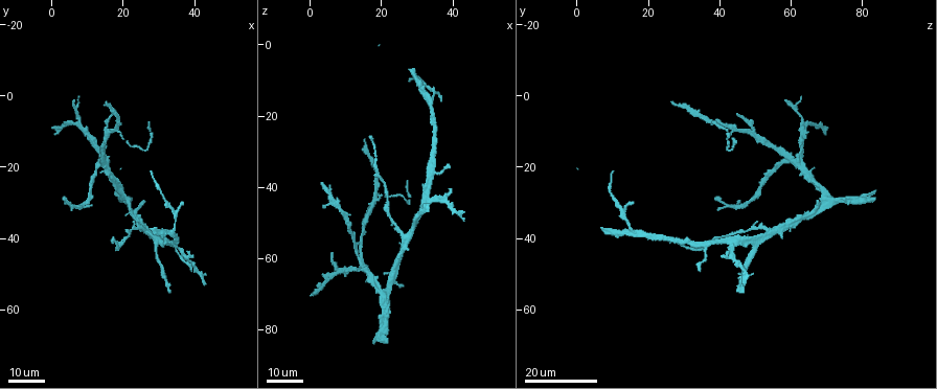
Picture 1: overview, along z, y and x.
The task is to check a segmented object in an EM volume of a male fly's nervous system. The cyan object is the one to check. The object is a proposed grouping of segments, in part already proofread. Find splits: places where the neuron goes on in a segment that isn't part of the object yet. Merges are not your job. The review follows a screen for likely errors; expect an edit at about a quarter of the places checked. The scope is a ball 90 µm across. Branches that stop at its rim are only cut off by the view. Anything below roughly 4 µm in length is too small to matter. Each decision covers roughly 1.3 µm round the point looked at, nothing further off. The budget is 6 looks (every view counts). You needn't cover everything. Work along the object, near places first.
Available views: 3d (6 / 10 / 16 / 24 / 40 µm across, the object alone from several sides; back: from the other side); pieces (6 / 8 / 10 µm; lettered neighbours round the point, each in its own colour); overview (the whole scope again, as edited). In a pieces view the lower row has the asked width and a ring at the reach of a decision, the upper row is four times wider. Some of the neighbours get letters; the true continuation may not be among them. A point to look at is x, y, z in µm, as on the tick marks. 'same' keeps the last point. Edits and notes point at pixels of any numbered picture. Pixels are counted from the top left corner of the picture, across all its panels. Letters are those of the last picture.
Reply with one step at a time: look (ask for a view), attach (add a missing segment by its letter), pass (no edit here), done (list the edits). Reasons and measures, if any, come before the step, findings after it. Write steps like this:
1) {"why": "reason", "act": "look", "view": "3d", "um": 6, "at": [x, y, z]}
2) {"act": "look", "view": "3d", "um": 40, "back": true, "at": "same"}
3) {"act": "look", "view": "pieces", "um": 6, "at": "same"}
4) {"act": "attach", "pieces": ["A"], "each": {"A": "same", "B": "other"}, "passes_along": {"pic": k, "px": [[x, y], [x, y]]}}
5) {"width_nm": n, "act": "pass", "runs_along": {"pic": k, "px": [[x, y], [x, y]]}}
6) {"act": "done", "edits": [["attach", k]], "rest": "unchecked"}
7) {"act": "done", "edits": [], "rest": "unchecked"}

{"why": "long arm stops here", "act": "look", "view": "3d", "um": 24, "at": [27.0, 7.0, 38.5]}

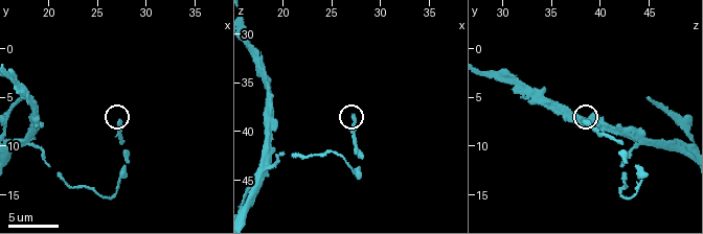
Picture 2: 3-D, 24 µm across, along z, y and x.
{"why": "see the neighbours", "act": "look", "view": "pieces", "um": 10, "at": [27.2, 7.6, 38.6]}

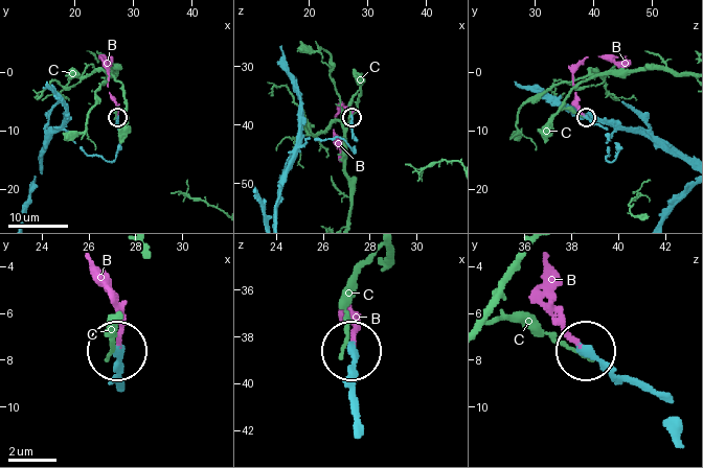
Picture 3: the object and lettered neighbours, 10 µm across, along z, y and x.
{"width_nm": 270, "act": "attach", "pieces": ["B"], "each": {"B": "same", "C": "other"}, "passes_along": {"pic": 3, "px": [[644, 392], [563, 331], [557, 278], [547, 259]]}, "found": "the neuron continues"}

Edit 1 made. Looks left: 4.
{"why": "see it whole again", "act": "look", "view": "overview"}

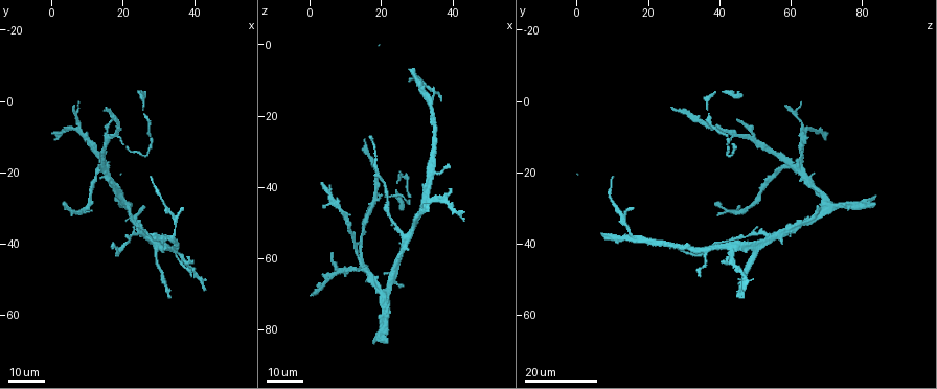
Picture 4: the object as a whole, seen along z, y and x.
{"act": "look", "view": "3d", "um": 24, "at": [37.0, 29.5, 16.0]}

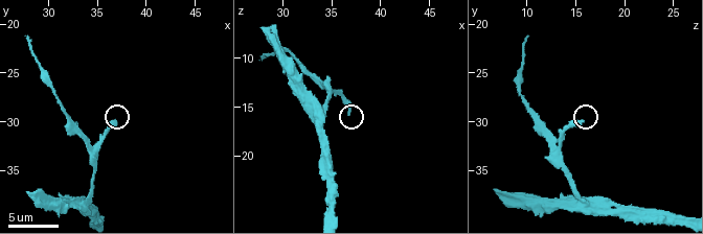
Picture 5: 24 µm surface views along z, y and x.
{"act": "look", "view": "pieces", "um": 6, "at": [36.8, 30.0, 15.6]}

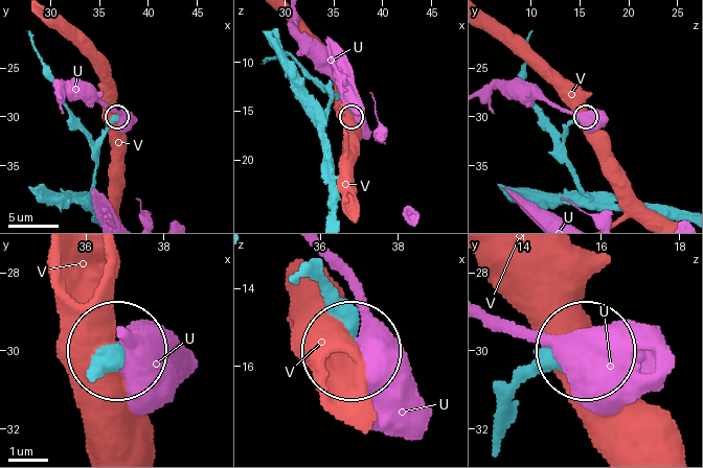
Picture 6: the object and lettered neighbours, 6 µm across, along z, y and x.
{"act": "pass", "each": {"U": "other", "V": "other"}, "found": "none of them fits"}

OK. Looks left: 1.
{"act": "done", "edits": [["attach", 3]], "rest": "unchecked"}

